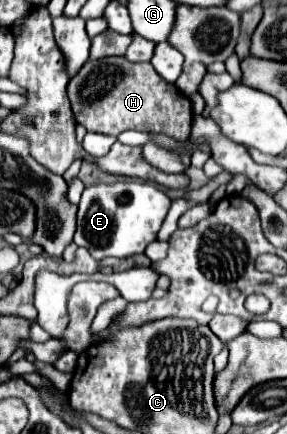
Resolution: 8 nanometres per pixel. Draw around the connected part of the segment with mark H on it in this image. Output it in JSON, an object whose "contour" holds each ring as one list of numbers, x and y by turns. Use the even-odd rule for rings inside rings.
{"contour":[[125,57,87,61,67,85,75,121,91,133,117,137,127,129,161,133,177,141,189,139,193,107,185,93,167,83,151,63,131,63]]}

